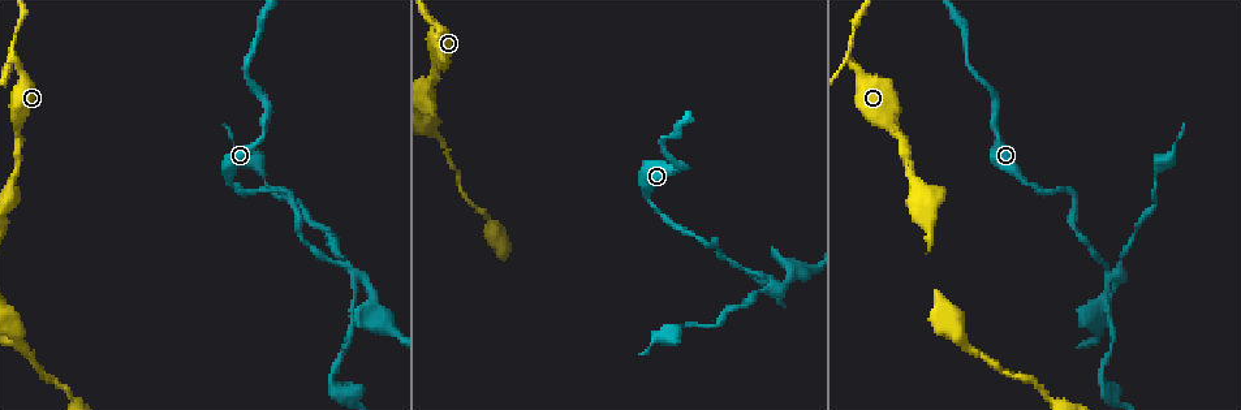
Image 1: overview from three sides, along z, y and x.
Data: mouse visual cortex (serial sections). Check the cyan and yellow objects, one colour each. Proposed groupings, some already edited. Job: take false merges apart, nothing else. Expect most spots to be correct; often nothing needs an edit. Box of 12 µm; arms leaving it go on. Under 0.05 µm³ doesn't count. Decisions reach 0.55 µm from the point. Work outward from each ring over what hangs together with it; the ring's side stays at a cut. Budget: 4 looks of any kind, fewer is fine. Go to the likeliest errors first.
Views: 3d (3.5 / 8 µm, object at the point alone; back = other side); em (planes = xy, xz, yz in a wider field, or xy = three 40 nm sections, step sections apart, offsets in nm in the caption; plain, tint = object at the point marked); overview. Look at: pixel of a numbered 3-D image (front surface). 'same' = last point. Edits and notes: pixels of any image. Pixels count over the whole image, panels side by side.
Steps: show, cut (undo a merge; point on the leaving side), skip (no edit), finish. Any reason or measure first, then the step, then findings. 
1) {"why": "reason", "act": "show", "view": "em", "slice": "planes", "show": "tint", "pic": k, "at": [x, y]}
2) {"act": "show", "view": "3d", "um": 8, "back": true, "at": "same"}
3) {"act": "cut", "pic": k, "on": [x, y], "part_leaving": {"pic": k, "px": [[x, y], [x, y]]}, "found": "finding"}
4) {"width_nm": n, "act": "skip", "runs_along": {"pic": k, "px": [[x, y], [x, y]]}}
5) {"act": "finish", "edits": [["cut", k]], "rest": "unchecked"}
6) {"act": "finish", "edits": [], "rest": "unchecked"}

{"act": "show", "view": "em", "slice": "planes", "show": "tint", "pic": 1, "at": [1117, 273]}

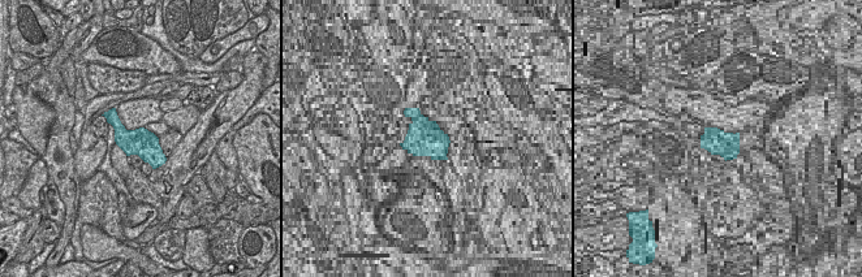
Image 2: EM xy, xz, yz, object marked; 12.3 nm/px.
{"act": "show", "view": "3d", "um": 3.5, "at": "same"}

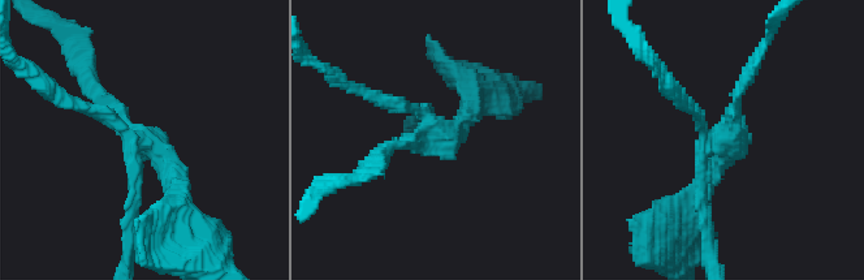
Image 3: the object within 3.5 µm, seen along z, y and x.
{"arm_widths_nm": [150, 150, 150, 250], "act": "cut", "pic": 3, "on": [104, 98], "part_leaving": {"pic": 3, "px": [[427, 117], [450, 134], [483, 95]]}, "found": "two cells meet here"}

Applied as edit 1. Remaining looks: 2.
{"why": "sharp bend", "act": "show", "view": "3d", "um": 3.5, "pic": 1, "at": [16, 61]}

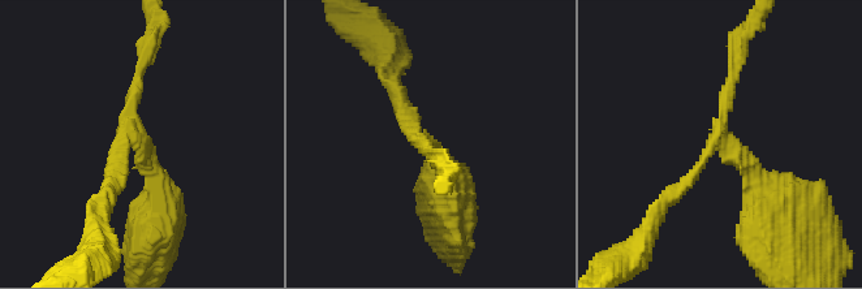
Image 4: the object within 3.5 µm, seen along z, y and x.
{"act": "cut", "pic": 4, "on": [728, 91], "found": "a second cell is stuck on"}

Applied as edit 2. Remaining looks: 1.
{"act": "finish", "edits": [["cut", 3], ["cut", 4]], "rest": "unchecked"}

